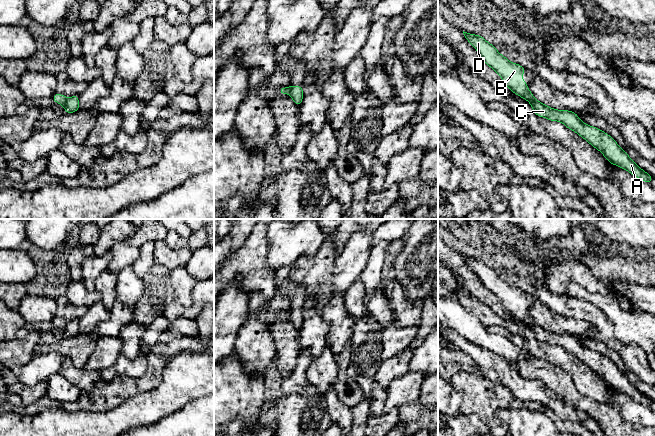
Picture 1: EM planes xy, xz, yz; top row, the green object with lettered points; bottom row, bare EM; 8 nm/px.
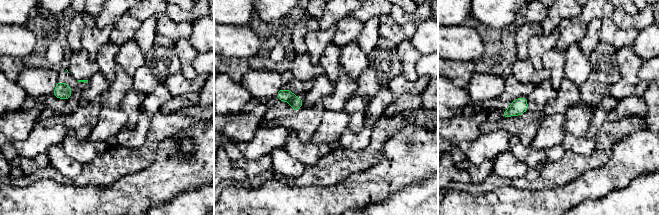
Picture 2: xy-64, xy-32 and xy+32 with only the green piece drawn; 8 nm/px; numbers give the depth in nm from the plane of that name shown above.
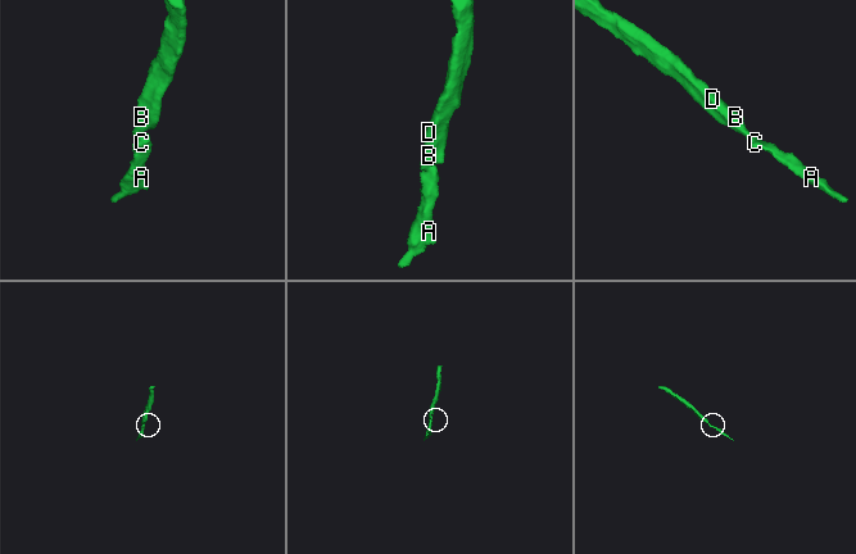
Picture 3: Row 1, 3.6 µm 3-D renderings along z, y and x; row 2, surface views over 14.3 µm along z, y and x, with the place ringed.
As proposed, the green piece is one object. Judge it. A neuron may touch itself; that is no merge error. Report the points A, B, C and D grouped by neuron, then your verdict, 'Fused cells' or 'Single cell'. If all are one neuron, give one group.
Groups: A C / B D. Fused cells

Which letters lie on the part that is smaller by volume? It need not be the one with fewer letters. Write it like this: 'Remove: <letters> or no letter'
Remove: A, C

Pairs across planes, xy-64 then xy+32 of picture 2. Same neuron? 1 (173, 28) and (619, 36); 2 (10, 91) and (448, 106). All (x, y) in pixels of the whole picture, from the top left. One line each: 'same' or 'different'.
1: same
2: same

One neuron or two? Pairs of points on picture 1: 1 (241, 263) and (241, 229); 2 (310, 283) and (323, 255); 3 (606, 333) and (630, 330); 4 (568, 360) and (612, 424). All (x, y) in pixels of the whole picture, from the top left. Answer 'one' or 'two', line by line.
1: two
2: one
3: two
4: two

